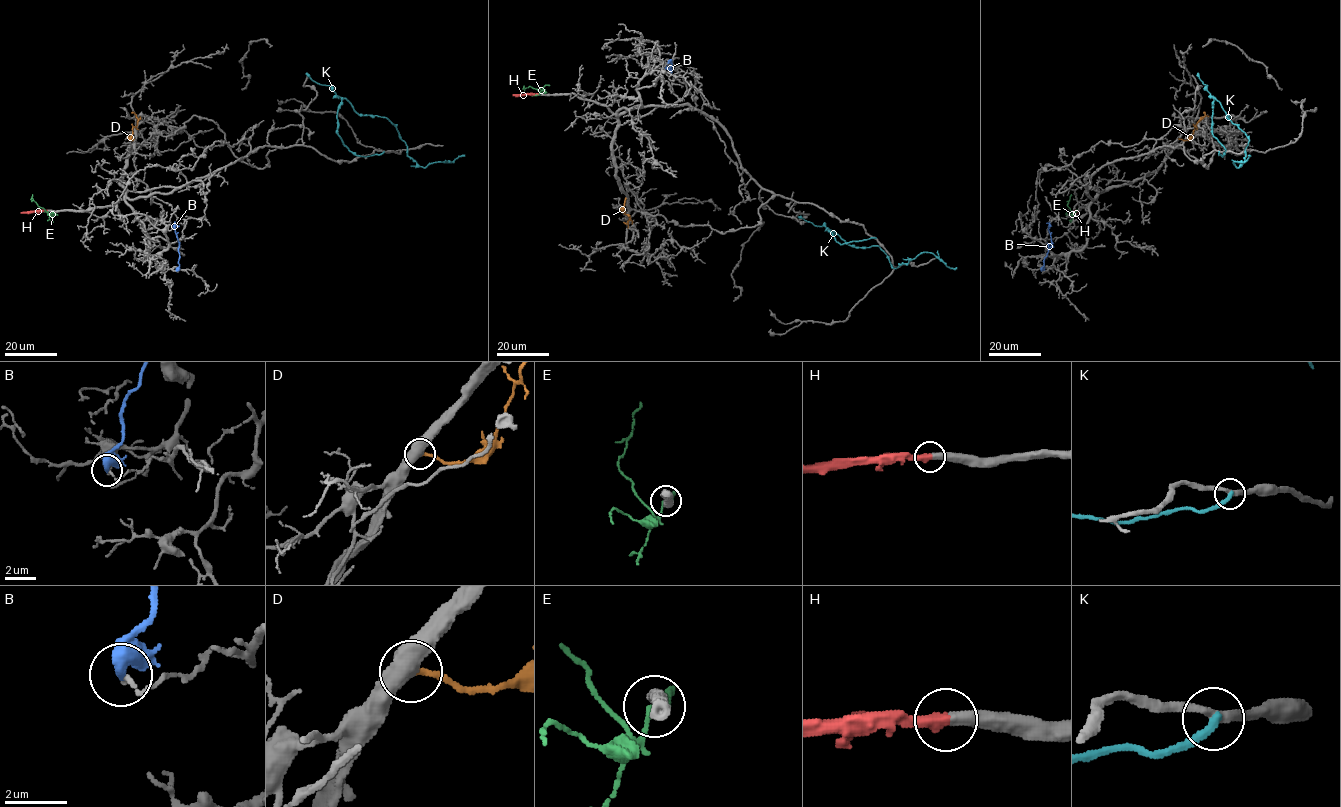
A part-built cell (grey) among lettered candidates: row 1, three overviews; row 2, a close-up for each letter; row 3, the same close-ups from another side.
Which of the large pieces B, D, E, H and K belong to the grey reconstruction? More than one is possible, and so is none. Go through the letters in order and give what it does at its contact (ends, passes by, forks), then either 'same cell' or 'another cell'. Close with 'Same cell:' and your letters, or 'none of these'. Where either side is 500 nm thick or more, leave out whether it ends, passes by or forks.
B: another cell
D: it ends; another cell
E: it passes by; another cell
H: it ends; same cell
K: it ends; another cell
Same cell: H

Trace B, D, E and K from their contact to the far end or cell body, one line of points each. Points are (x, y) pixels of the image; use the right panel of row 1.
B: (1041, 271), (1051, 246), (1046, 223)
D: (1179, 139), (1190, 137), (1205, 115), (1203, 113)
E: (1075, 211), (1074, 213), (1067, 206), (1070, 198), (1066, 201)
K: (1219, 152), (1225, 149), (1212, 133), (1215, 98), (1249, 139), (1245, 161), (1233, 163), (1248, 155)

